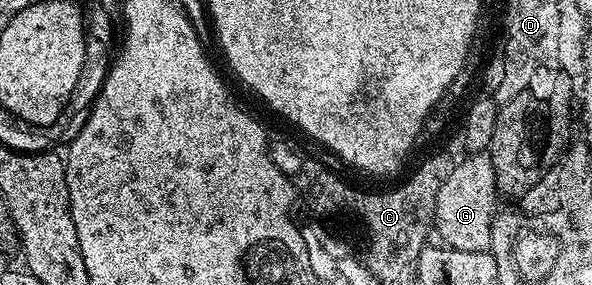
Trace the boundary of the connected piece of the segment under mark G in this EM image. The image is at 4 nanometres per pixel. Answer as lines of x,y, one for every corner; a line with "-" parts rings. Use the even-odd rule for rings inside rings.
486,153
475,156
473,163
458,165
453,179
442,194
442,202
435,213
434,227
451,250
459,254
485,254
492,244
492,226
495,221
493,174

